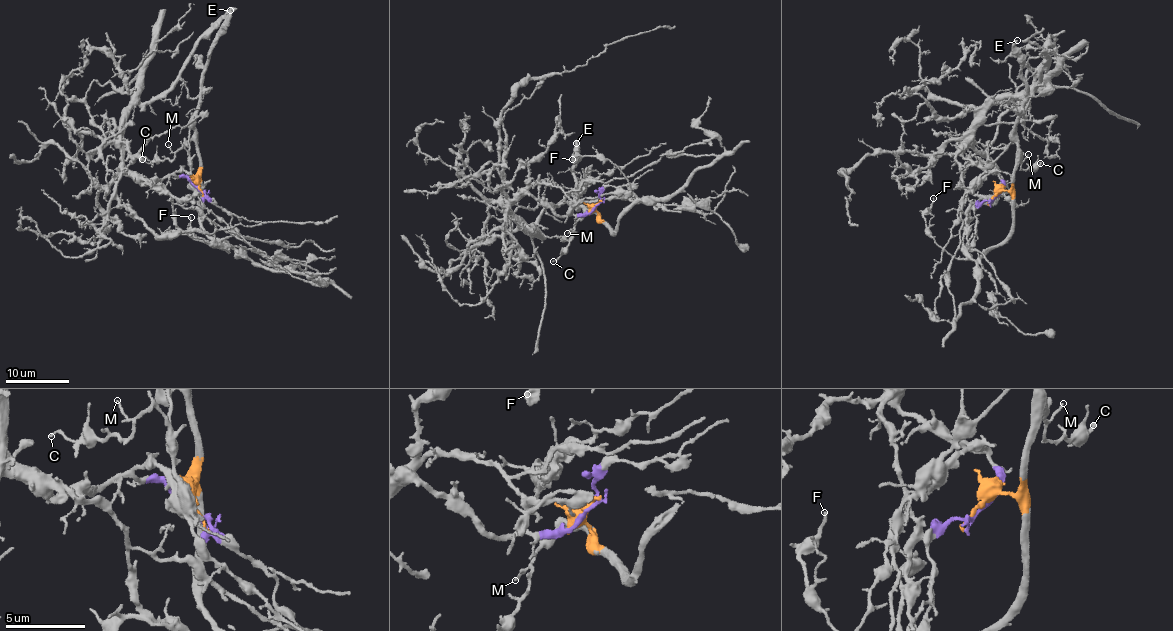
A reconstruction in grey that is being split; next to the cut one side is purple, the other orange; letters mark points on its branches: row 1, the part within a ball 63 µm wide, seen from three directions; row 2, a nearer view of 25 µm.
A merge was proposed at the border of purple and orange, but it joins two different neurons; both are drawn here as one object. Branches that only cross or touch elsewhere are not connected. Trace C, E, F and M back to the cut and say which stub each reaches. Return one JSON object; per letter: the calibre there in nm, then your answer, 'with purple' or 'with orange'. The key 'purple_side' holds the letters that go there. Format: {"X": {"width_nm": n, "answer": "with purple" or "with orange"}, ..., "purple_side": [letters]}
{"C": {"width_nm": 140, "answer": "with orange"}, "E": {"width_nm": 400, "answer": "with orange"}, "F": {"width_nm": 170, "answer": "with orange"}, "M": {"width_nm": 130, "answer": "with orange"}, "purple_side": []}

